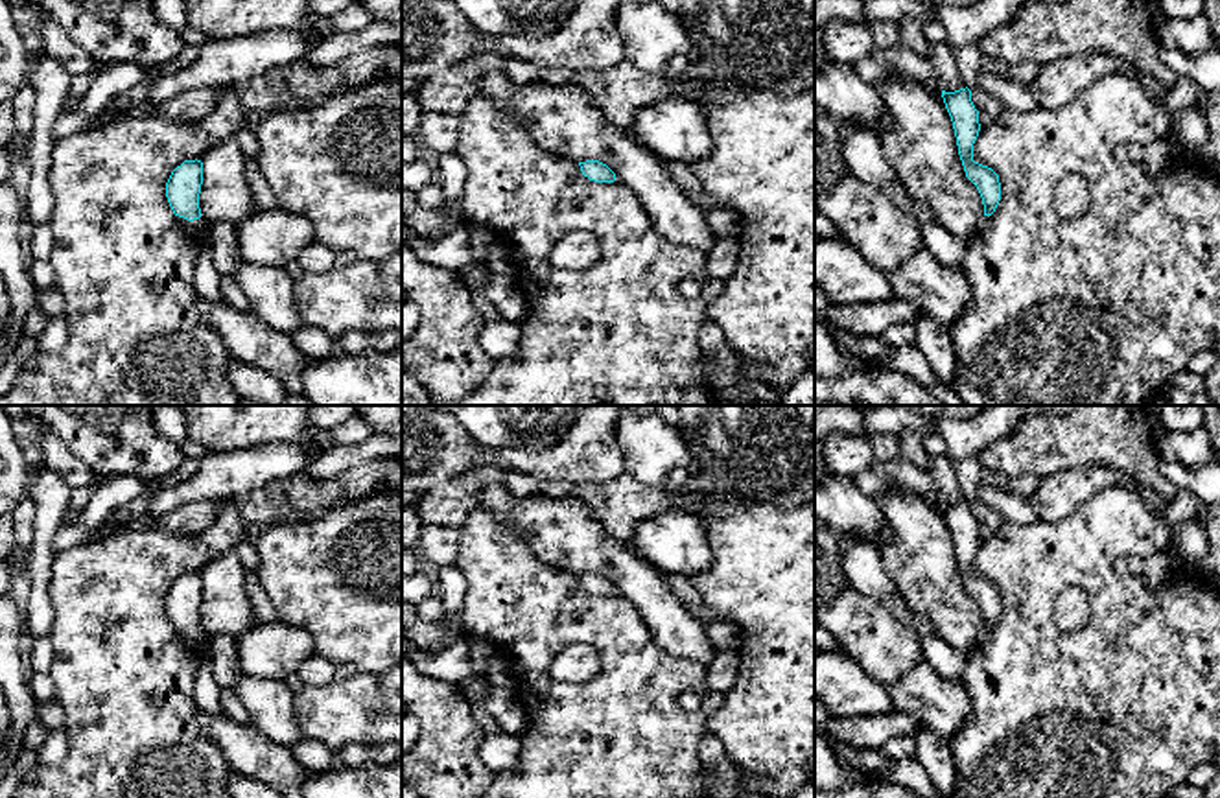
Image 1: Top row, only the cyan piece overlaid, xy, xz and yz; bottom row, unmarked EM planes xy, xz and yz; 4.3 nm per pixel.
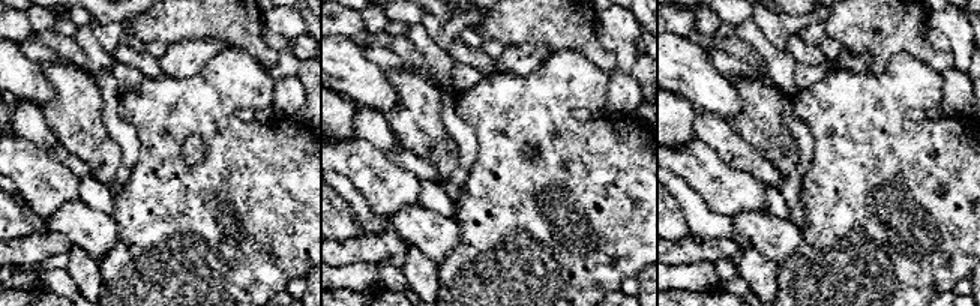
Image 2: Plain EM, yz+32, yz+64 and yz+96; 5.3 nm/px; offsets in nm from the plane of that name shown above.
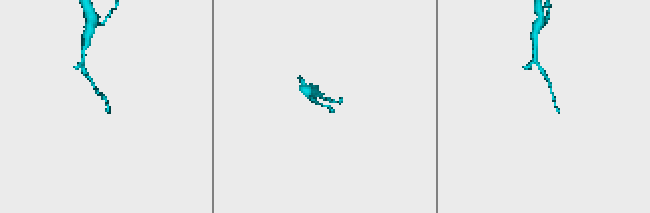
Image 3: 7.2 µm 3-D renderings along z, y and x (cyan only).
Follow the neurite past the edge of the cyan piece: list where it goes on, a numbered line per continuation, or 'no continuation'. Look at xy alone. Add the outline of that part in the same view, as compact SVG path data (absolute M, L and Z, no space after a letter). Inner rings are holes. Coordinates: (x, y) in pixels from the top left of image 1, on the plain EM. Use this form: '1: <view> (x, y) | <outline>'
1: xy (207, 693) | M179 630L179 634L186 645L197 649L199 669L194 680L194 700L197 708L206 713L225 715L221 704L221 687L212 675L210 656L205 651L205 636L201 632L188 634L184 630Z

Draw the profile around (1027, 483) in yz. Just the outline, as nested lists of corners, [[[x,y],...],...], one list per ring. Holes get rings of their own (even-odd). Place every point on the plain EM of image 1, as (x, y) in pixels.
[[[1023,474],[1008,481],[1008,490],[1030,498],[1036,492],[1038,485],[1039,477],[1036,477],[1034,474]]]

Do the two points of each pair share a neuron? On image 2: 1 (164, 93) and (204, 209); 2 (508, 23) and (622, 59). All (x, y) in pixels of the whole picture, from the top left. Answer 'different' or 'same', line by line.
1: same
2: different

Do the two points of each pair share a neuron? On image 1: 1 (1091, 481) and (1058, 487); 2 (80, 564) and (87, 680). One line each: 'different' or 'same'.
1: same
2: same

